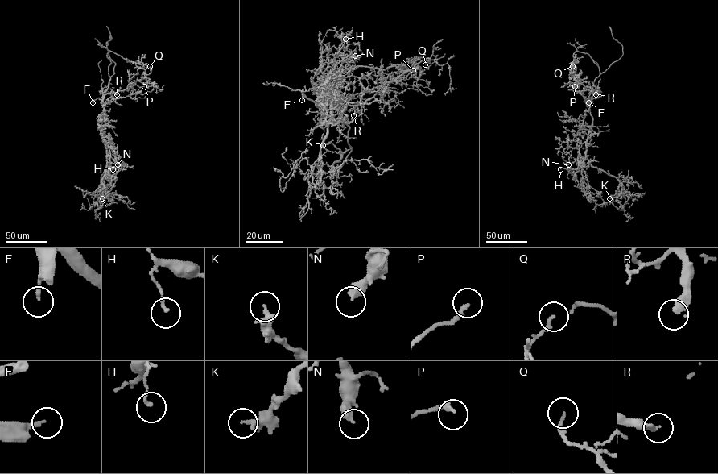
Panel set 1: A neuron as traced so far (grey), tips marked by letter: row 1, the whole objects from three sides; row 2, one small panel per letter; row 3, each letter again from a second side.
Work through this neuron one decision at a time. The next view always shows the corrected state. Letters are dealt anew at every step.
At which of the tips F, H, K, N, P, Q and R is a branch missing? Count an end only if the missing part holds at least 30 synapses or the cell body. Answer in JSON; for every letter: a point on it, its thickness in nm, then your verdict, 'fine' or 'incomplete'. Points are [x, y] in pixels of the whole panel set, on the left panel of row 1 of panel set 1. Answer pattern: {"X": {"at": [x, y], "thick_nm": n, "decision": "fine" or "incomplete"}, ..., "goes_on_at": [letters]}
{"F": {"at": [92, 102], "thick_nm": 200, "decision": "incomplete"}, "H": {"at": [113, 169], "thick_nm": 160, "decision": "fine"}, "K": {"at": [102, 198], "thick_nm": 280, "decision": "fine"}, "N": {"at": [117, 164], "thick_nm": 440, "decision": "fine"}, "P": {"at": [144, 86], "thick_nm": 200, "decision": "fine"}, "Q": {"at": [150, 66], "thick_nm": 160, "decision": "fine"}, "R": {"at": [117, 94], "thick_nm": 340, "decision": "incomplete"}, "goes_on_at": ["F", "R"]}

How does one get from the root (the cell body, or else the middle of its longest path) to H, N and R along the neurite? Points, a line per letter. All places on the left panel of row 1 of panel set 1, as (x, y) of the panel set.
H: (102, 120), (102, 139), (108, 144), (110, 154), (108, 173), (113, 169)
N: (102, 120), (102, 139), (111, 149), (117, 164)
R: (102, 120), (103, 97), (109, 93), (117, 94)

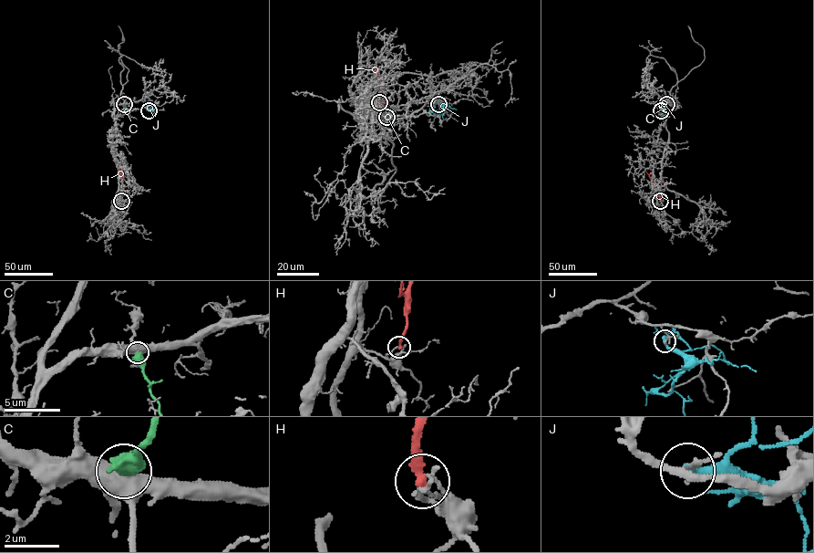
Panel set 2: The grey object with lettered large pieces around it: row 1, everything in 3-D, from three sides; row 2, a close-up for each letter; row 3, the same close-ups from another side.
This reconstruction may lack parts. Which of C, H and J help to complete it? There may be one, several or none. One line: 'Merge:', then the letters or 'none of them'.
Merge: none of them

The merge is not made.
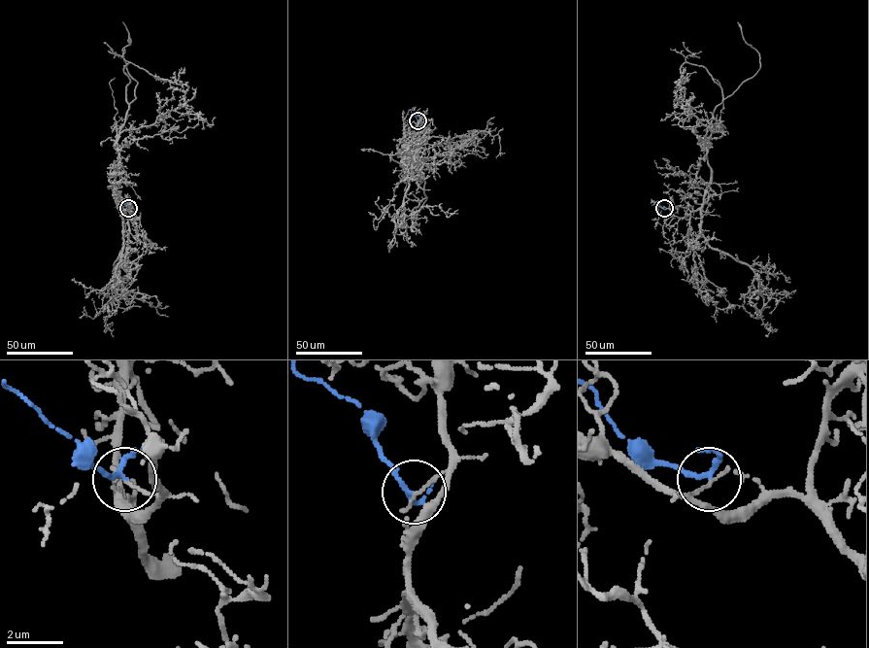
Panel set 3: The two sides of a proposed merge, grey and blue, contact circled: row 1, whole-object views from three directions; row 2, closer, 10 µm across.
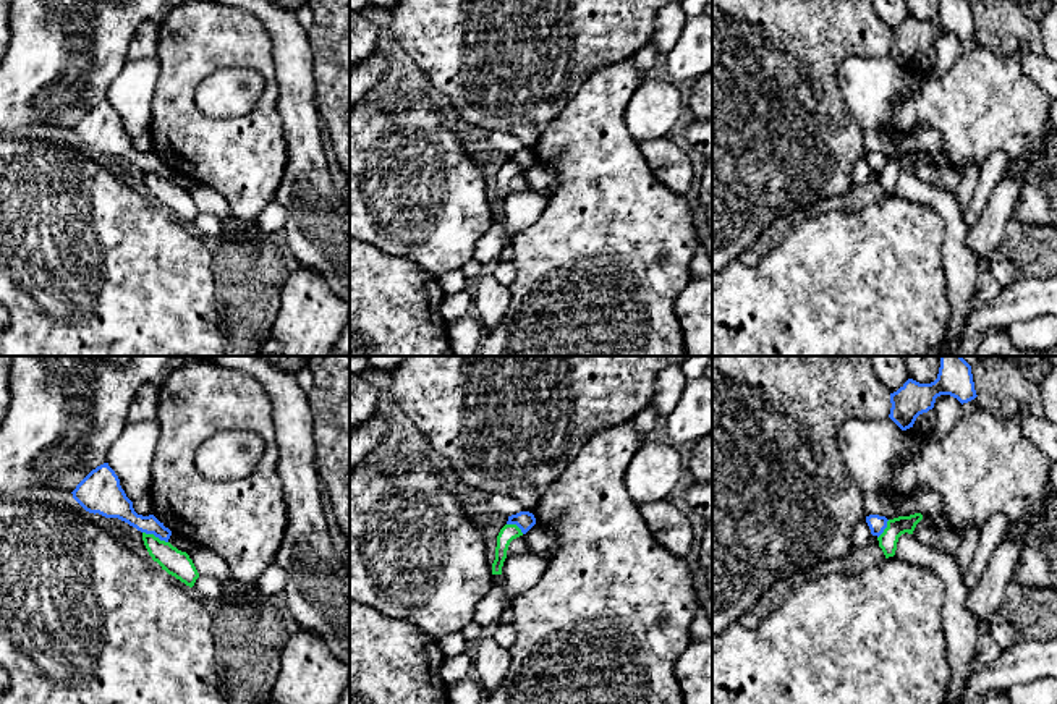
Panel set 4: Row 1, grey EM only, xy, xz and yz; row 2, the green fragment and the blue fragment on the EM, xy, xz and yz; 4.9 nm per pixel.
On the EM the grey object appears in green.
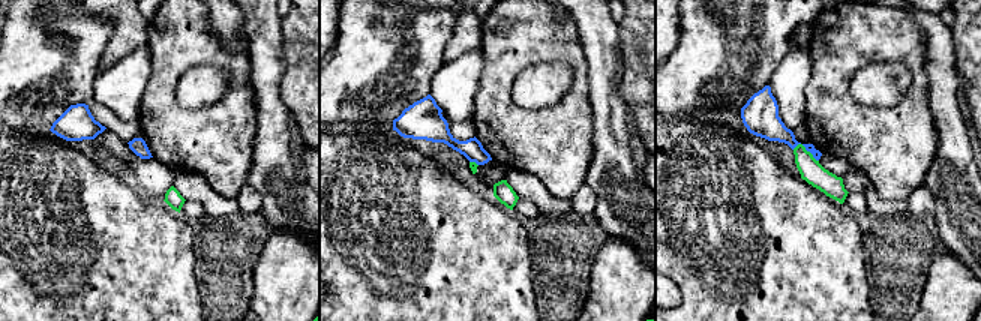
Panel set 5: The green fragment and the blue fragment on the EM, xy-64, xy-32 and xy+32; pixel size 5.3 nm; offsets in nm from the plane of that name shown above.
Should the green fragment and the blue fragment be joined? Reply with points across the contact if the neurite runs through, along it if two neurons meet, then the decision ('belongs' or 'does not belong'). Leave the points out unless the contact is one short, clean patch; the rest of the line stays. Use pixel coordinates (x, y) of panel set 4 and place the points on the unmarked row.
border along xy (143, 169), (152, 170), (167, 180); does not belong

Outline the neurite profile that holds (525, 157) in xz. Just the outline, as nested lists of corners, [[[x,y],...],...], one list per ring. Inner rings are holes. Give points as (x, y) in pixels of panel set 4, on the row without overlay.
[[[520,149],[516,152],[508,154],[507,162],[516,162],[521,170],[526,172],[536,162],[536,155],[529,149]]]

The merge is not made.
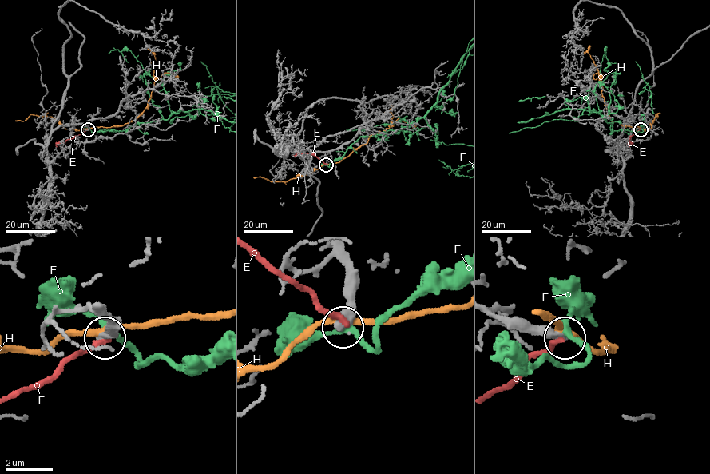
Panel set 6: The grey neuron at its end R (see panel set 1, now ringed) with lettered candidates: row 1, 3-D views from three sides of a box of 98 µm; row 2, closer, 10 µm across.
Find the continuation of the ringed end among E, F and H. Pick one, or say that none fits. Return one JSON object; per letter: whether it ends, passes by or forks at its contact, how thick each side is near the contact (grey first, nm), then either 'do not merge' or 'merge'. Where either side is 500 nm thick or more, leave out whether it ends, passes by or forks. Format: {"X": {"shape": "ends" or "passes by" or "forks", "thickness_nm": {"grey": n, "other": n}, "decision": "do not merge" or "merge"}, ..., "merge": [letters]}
{"E": {"shape": "ends", "thickness_nm": {"grey": 440, "other": 240}, "decision": "do not merge"}, "F": {"shape": "passes by", "thickness_nm": {"grey": 440, "other": 260}, "decision": "do not merge"}, "H": {"shape": "passes by", "thickness_nm": {"grey": 460, "other": 240}, "decision": "do not merge"}, "merge": []}

